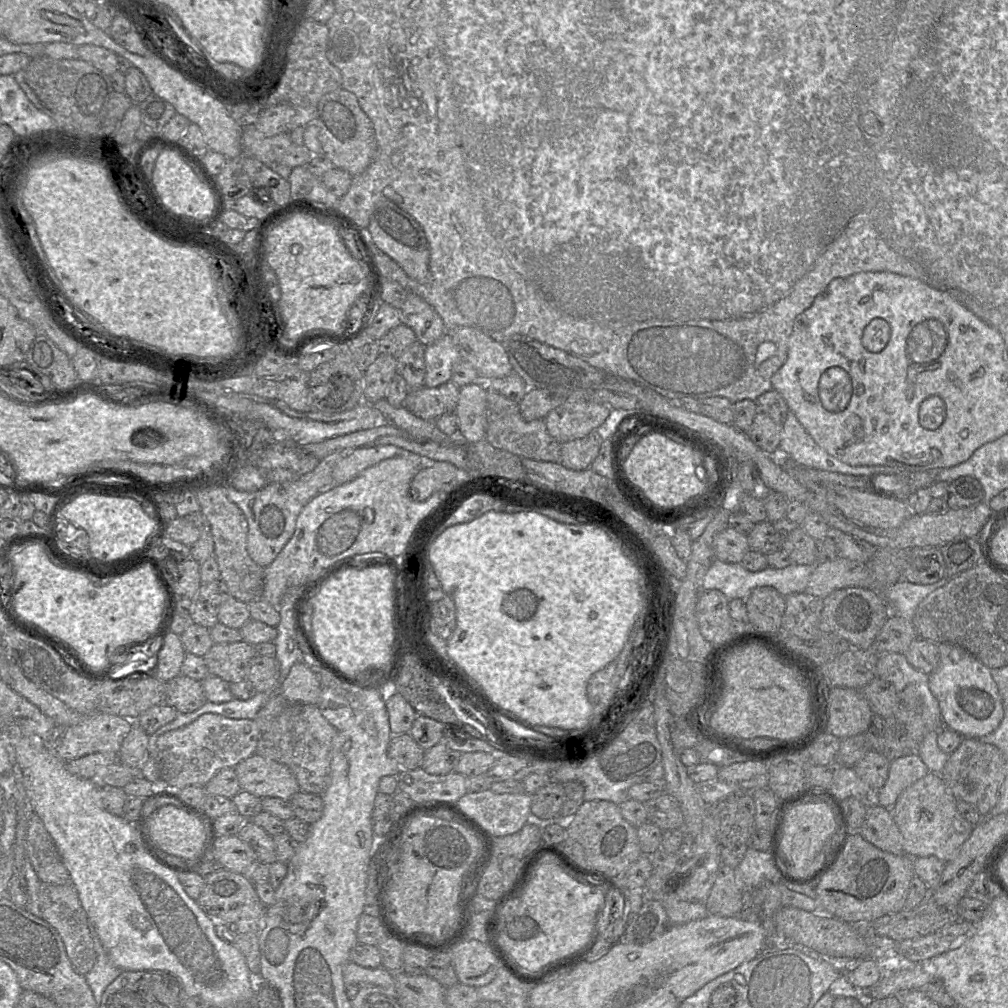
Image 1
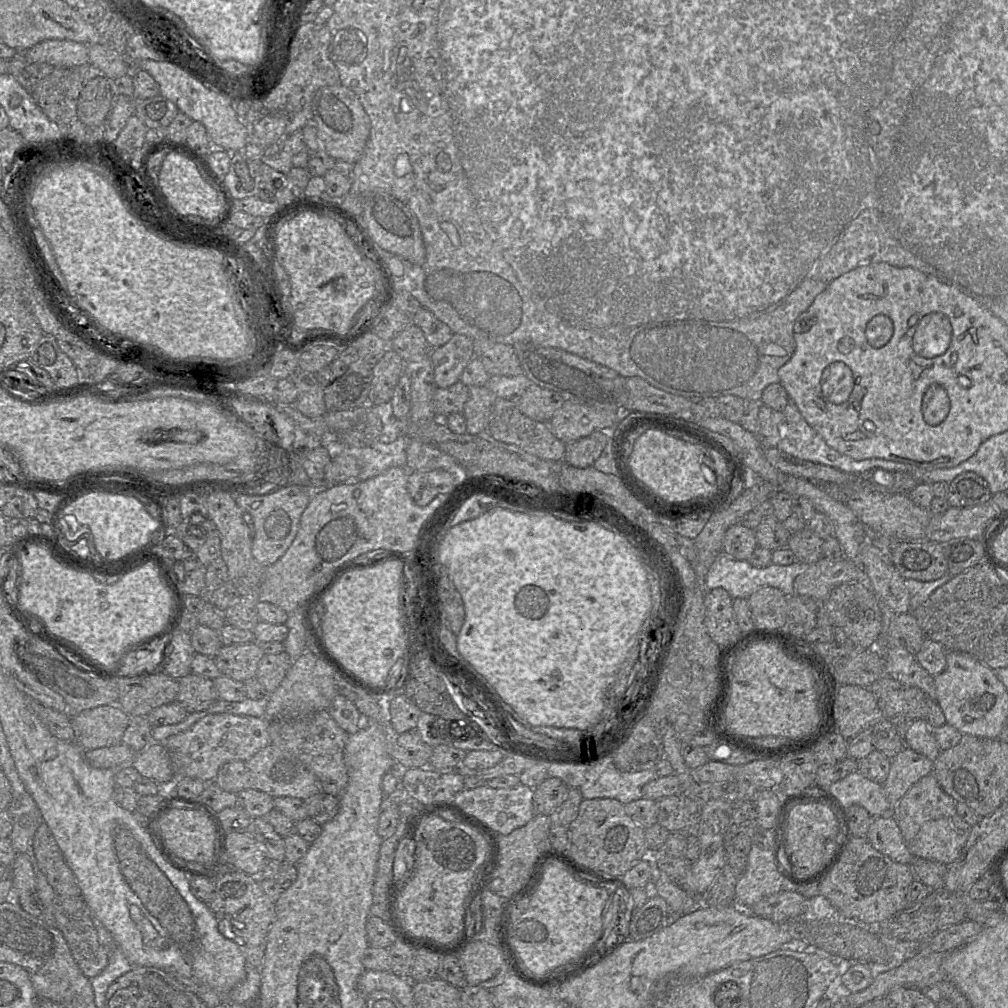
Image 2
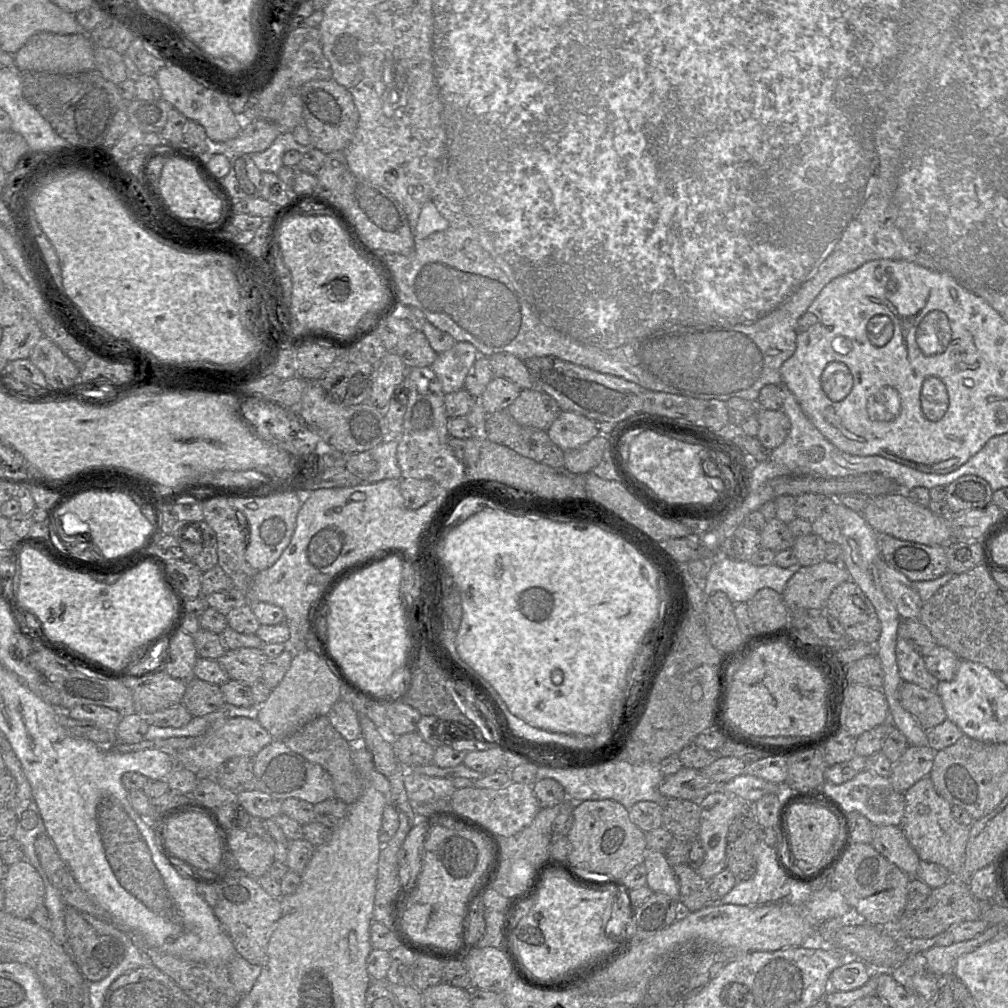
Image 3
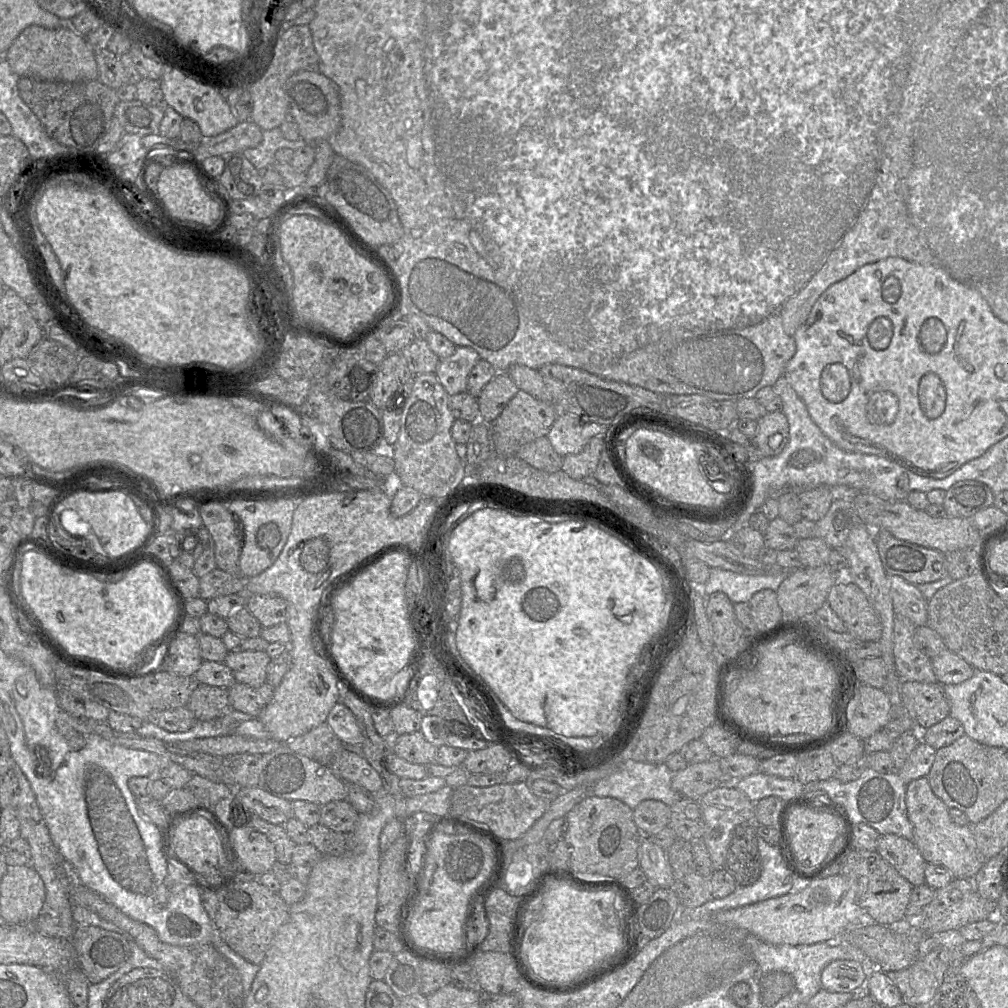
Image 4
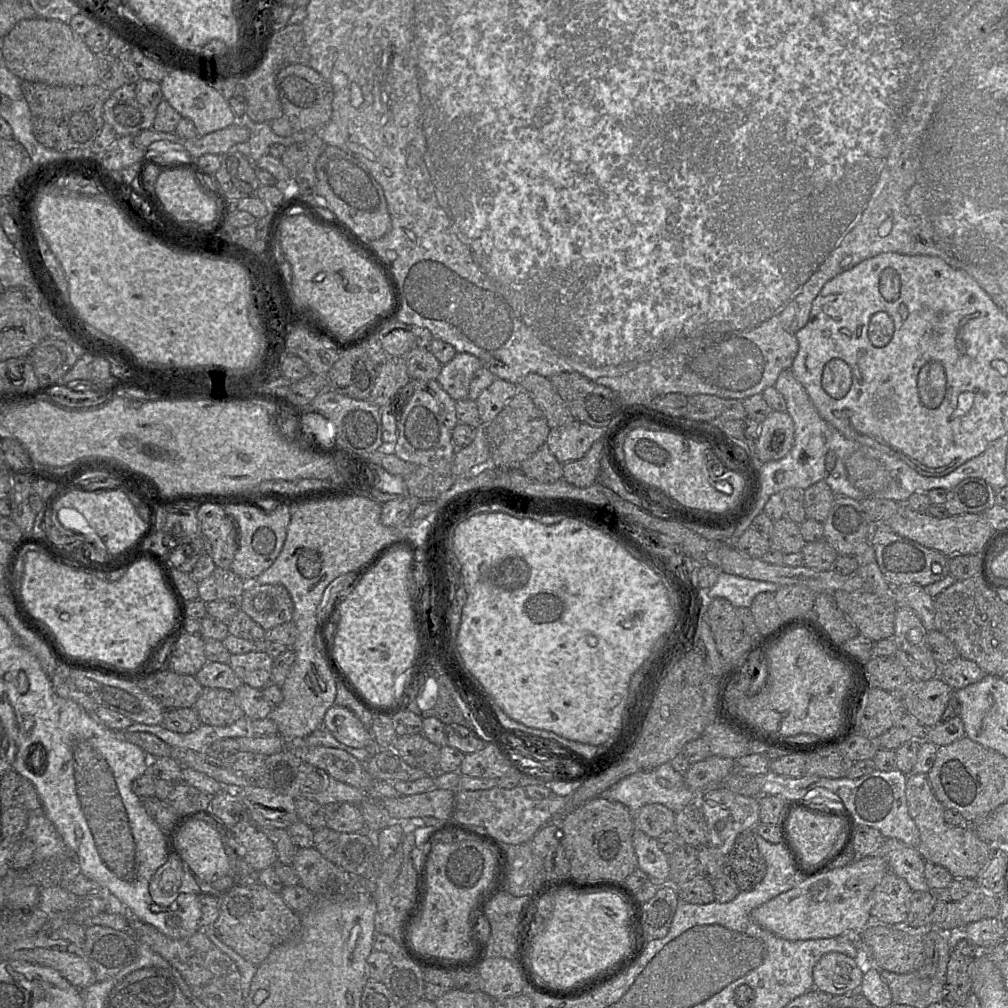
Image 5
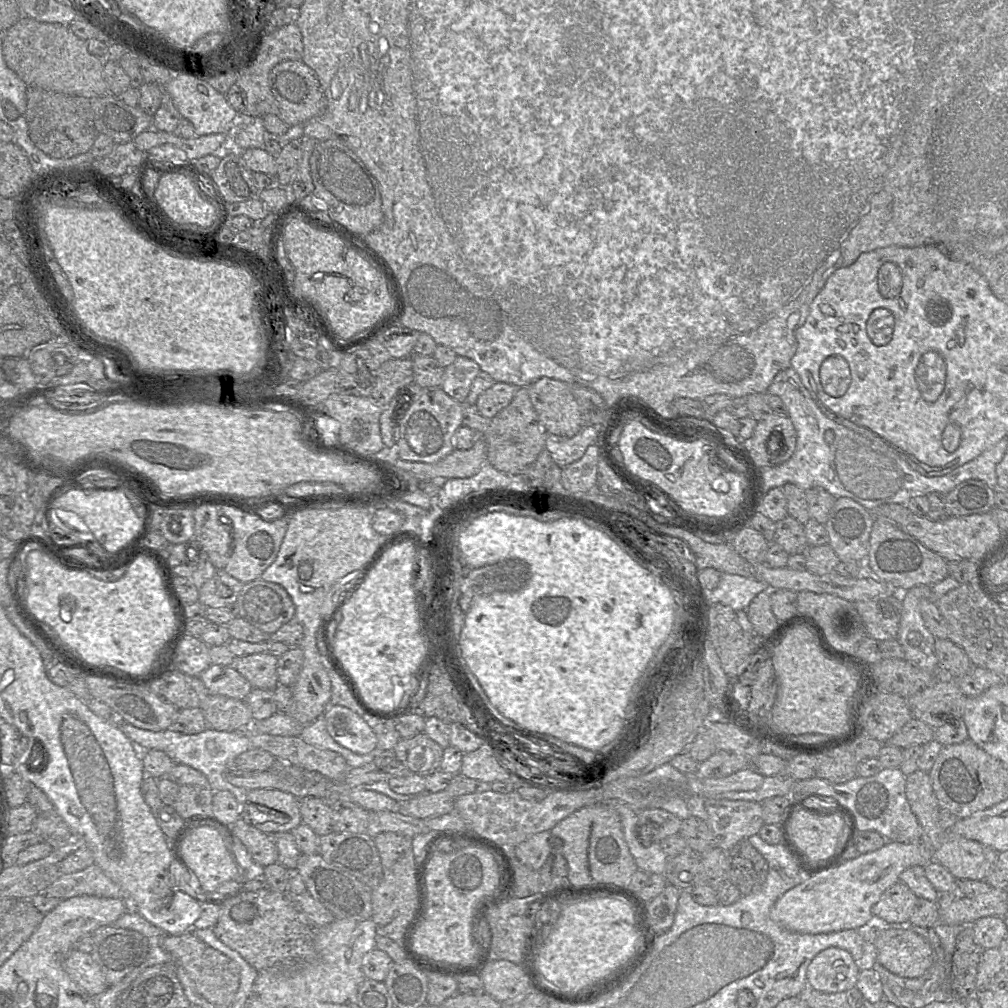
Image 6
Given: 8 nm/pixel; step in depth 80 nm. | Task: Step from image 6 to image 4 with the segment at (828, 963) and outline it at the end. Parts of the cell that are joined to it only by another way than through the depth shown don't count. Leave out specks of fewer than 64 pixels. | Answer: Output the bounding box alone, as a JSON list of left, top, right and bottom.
[821,960,865,993]

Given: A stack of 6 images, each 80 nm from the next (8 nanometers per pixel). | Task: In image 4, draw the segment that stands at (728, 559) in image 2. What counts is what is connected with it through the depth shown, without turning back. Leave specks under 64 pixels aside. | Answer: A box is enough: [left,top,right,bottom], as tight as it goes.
[702,568,787,604]

